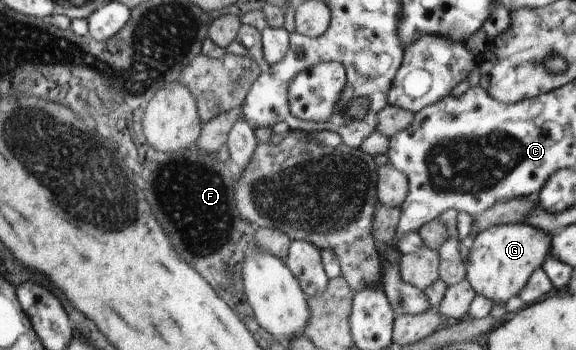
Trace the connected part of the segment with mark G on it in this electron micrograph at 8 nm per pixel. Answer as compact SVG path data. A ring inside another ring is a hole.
M507 223L490 226L488 229L478 231L472 240L469 249L467 265L467 280L474 290L486 299L492 300L493 304L507 302L512 296L517 296L522 286L530 278L533 270L542 266L543 261L551 252L551 234L539 230L537 227L525 223Z

